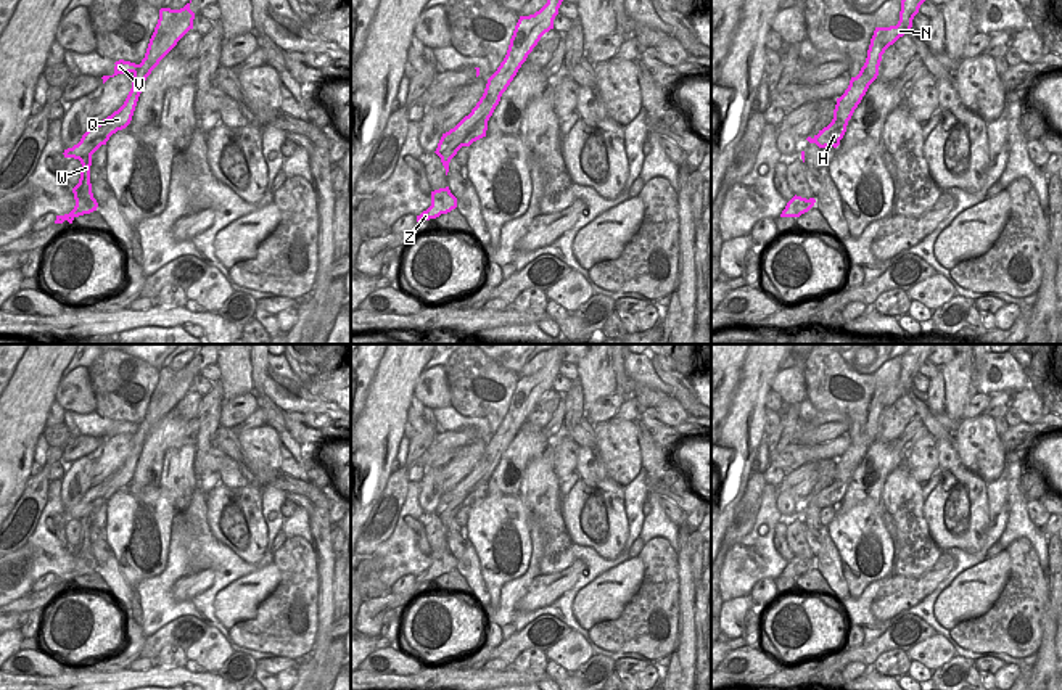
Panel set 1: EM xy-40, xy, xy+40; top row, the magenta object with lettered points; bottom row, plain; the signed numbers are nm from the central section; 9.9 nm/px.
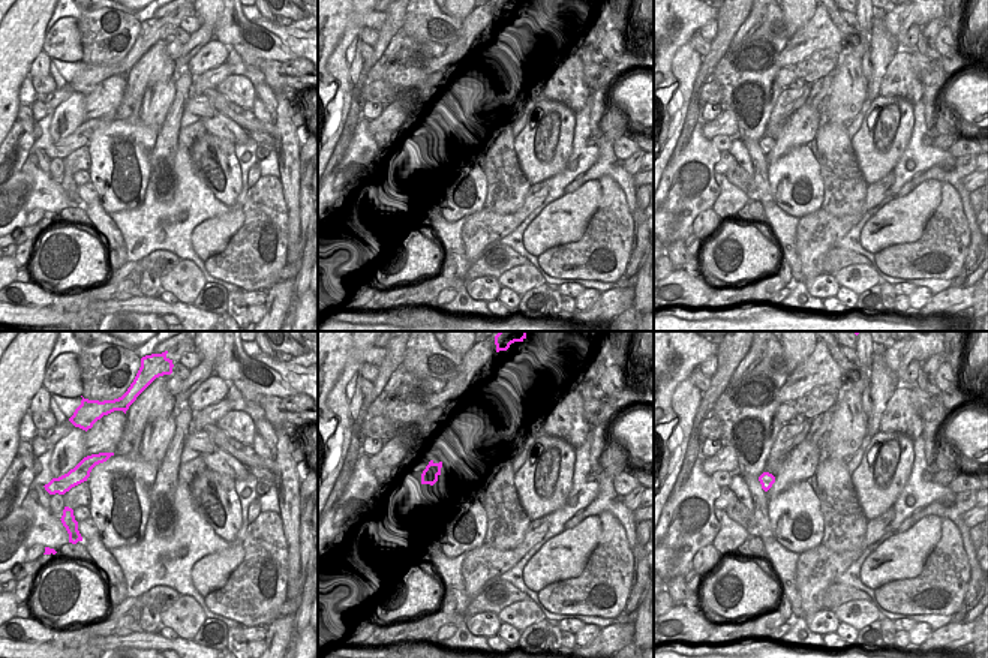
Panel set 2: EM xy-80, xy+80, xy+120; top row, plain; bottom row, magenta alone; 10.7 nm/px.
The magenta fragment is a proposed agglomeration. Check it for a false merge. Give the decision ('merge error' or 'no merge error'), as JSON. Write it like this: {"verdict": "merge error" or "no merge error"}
{"verdict": "merge error"}

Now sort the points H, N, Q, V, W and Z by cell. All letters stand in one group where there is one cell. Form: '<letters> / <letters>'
H / N Q V W Z

